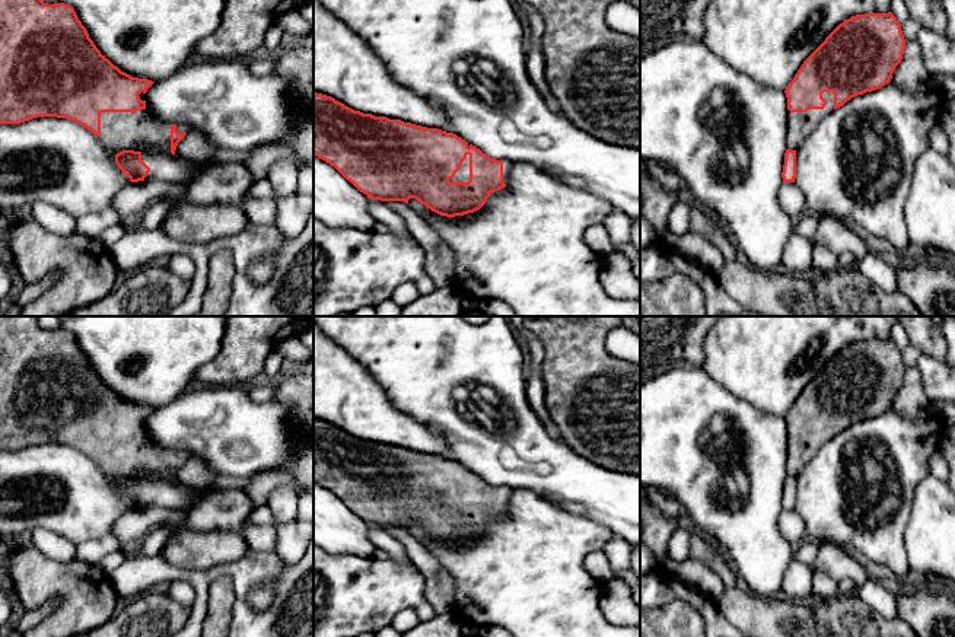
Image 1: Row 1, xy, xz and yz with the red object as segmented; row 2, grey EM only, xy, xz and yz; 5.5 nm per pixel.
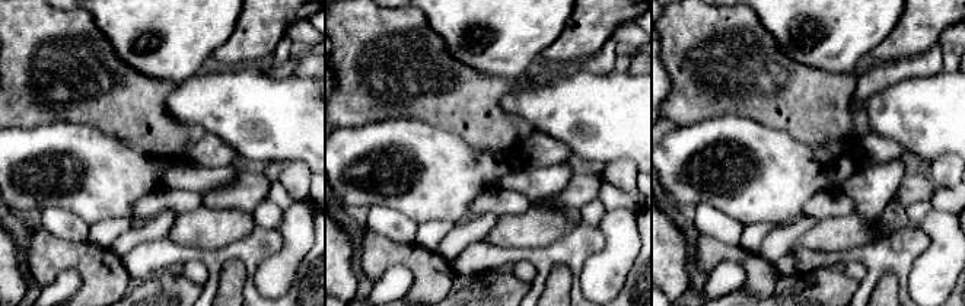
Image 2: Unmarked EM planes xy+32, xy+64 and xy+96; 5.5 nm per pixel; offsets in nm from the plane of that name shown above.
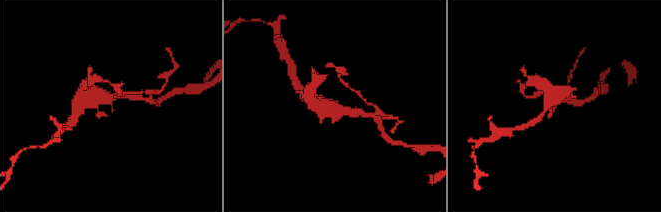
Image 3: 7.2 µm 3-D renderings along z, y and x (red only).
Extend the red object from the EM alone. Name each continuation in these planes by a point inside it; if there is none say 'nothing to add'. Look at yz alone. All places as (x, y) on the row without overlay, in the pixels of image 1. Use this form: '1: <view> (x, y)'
1: yz (799, 451)

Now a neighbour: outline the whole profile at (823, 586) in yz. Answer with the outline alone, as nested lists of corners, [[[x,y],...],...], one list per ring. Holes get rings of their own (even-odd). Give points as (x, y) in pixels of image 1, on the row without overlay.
[[[815,571],[812,579],[812,595],[819,599],[833,599],[838,596],[838,582],[822,571]]]

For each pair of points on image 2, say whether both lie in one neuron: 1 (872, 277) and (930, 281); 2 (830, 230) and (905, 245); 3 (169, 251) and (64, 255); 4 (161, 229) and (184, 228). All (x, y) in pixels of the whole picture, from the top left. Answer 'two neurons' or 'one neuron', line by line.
1: two neurons
2: two neurons
3: two neurons
4: two neurons

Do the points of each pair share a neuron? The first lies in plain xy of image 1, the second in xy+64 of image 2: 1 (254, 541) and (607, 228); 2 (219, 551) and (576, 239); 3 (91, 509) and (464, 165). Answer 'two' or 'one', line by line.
1: two
2: two
3: one

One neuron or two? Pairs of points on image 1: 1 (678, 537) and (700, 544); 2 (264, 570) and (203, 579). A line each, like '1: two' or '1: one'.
1: two
2: one

